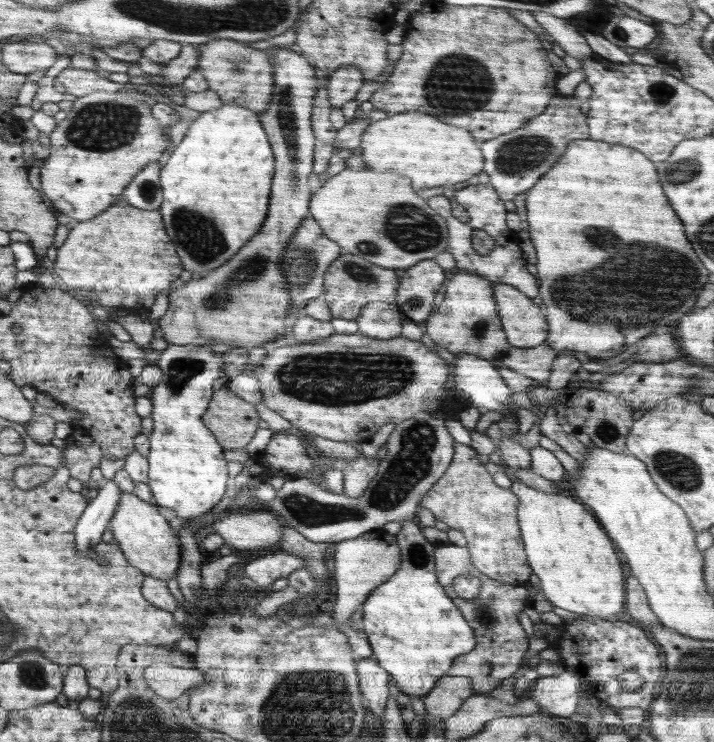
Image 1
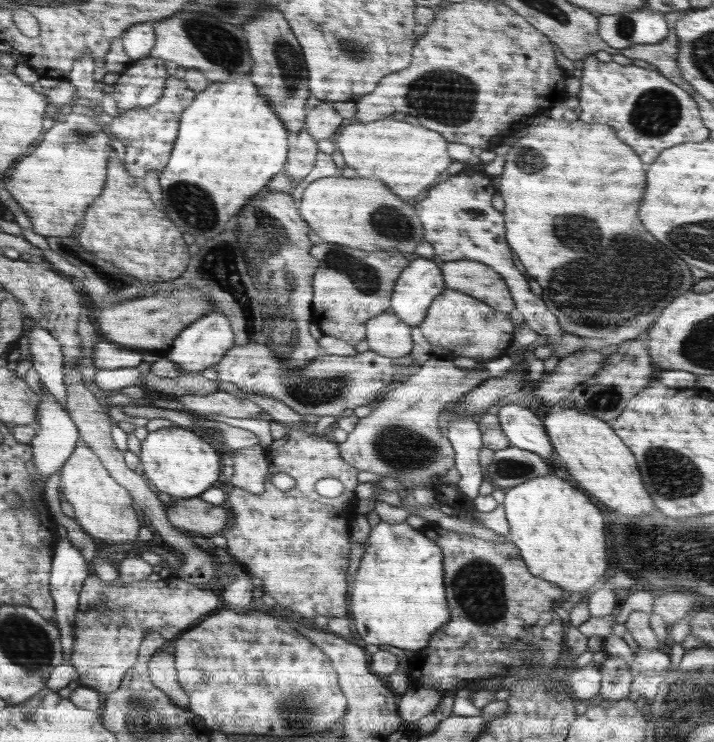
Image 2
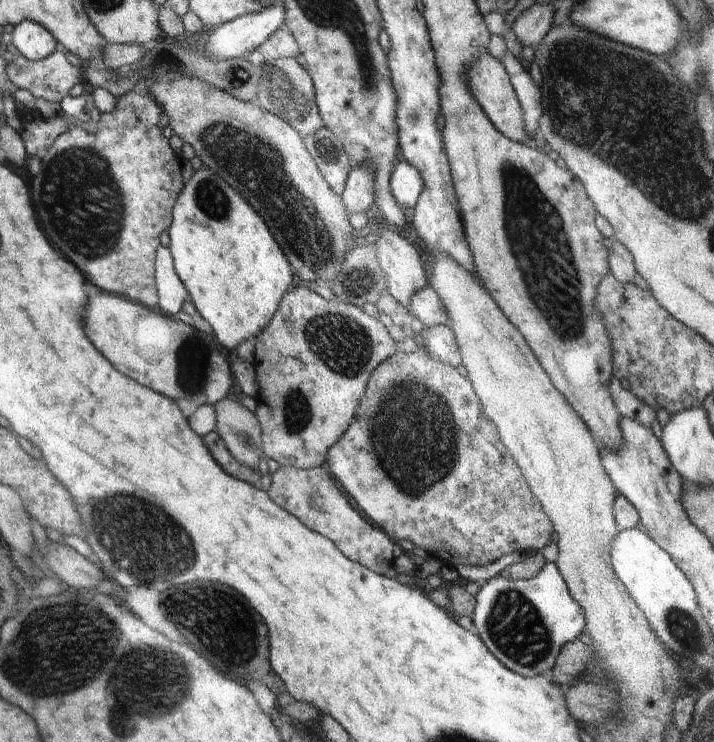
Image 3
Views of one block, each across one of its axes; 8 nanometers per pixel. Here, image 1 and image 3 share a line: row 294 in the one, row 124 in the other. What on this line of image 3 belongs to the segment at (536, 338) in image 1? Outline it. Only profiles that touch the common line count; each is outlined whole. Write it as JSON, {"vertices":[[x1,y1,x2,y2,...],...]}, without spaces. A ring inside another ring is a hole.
{"vertices":[[488,53,480,55,479,59,469,67,467,81,478,104,504,136,517,143,521,143,524,138,527,138,523,108,516,96,509,74,499,60]]}

